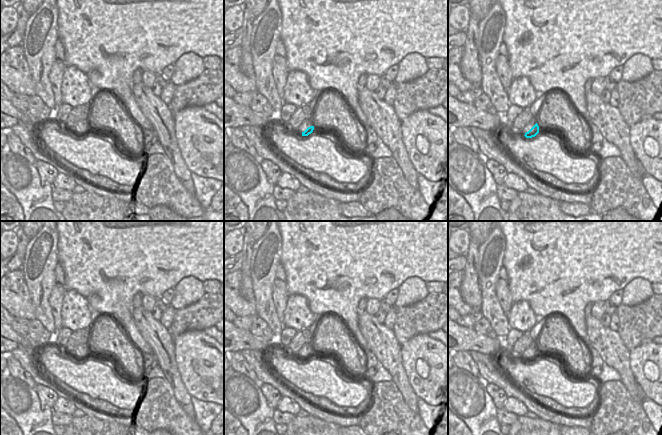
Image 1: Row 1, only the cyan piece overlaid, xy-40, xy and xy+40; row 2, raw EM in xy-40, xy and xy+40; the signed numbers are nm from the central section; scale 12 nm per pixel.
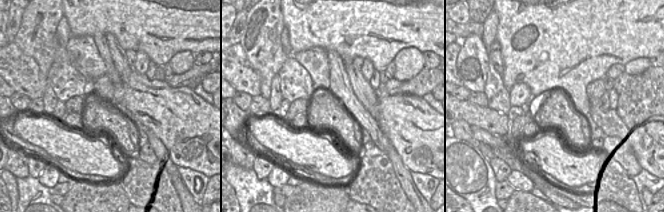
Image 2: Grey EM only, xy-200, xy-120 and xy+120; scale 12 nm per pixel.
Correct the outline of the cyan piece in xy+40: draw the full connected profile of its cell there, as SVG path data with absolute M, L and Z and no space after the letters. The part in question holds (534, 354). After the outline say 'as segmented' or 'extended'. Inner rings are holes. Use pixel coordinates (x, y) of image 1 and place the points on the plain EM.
M530 345L523 353L523 358L526 362L535 361L539 357L537 346Z | extended

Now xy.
M311 344L304 345L298 352L298 358L300 360L308 360L314 354L314 350Z | extended

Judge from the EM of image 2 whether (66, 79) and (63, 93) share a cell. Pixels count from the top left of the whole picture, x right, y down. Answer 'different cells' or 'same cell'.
same cell

